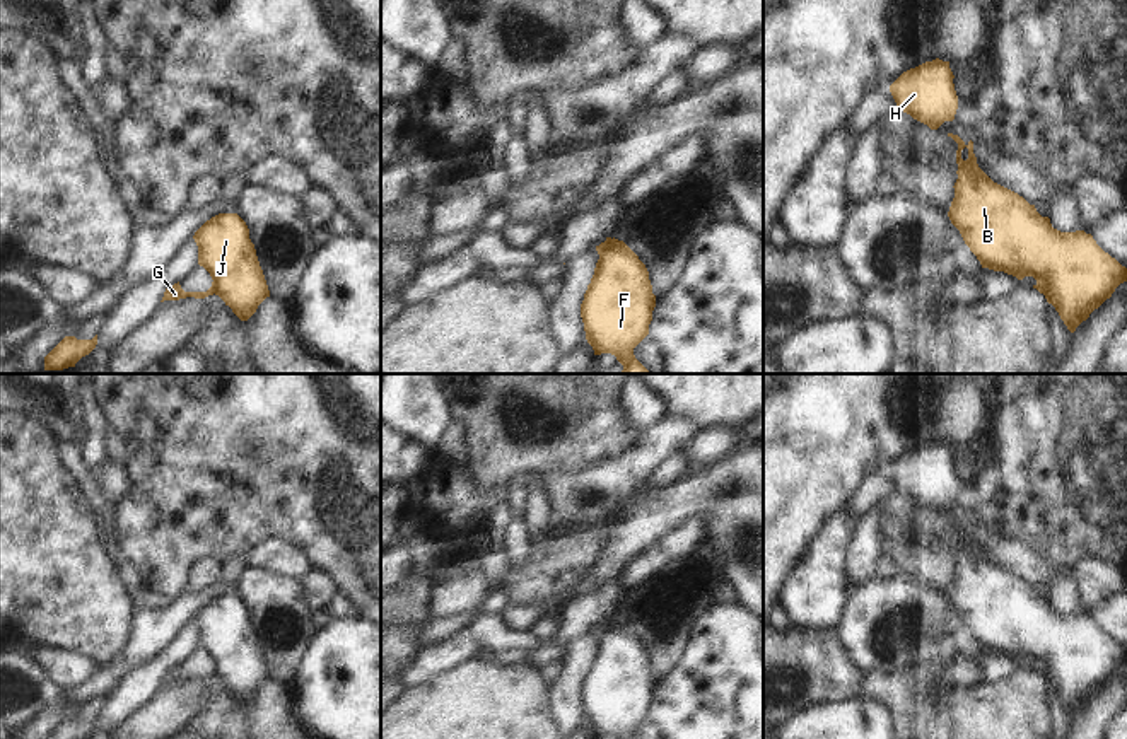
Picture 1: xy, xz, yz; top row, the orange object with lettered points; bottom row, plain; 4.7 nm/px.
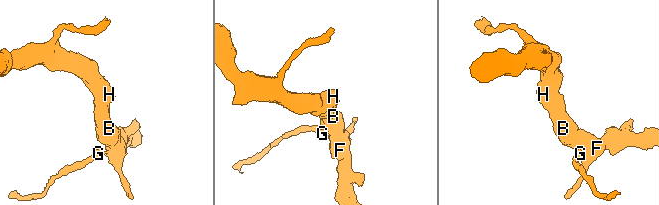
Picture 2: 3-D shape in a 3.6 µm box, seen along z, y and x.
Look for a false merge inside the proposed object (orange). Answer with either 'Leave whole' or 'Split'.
Split

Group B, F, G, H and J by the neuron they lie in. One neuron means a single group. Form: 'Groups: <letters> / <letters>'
Groups: B F H J / G

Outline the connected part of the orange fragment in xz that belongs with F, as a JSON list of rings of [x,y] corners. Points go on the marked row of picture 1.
[[[606,237],[596,246],[599,259],[589,288],[581,304],[586,340],[594,355],[611,353],[623,365],[622,374],[649,374],[635,358],[634,348],[649,335],[656,295],[649,280],[649,271],[639,256],[618,239]]]

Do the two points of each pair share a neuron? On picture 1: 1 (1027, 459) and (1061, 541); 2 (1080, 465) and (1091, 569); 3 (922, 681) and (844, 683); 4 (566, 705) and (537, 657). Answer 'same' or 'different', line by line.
1: same
2: different
3: different
4: different

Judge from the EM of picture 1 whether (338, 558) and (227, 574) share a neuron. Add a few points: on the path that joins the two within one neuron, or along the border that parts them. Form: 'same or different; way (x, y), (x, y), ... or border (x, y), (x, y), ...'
different; border (245, 555), (229, 555), (221, 562)

